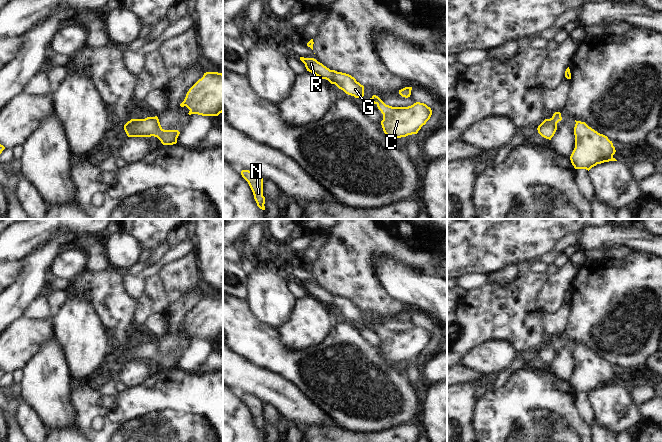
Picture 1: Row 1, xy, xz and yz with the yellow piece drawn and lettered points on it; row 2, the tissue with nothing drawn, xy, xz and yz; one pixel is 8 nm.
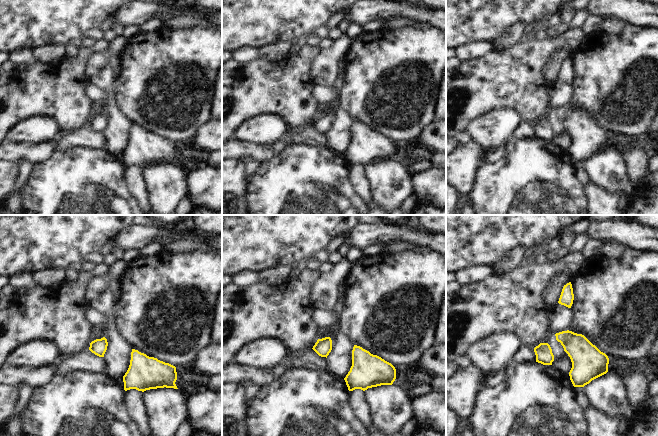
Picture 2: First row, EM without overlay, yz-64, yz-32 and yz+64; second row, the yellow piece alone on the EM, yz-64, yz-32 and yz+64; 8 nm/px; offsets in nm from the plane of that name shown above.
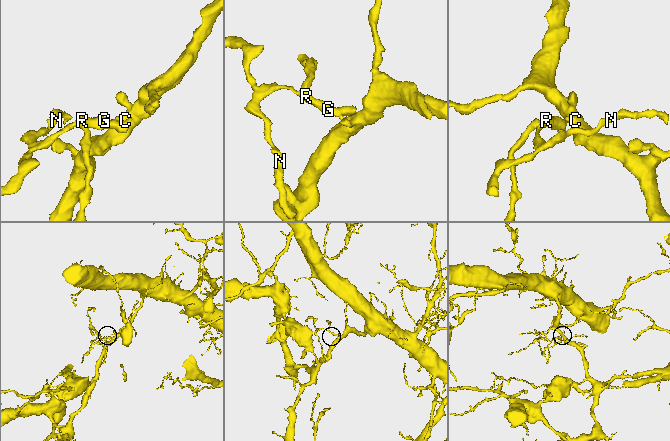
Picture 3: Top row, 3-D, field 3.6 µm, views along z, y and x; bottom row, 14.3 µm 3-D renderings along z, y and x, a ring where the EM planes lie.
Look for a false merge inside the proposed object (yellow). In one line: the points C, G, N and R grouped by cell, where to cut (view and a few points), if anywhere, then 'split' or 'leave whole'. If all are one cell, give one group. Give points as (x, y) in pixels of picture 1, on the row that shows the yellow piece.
groups C G N R; cut none; leave whole

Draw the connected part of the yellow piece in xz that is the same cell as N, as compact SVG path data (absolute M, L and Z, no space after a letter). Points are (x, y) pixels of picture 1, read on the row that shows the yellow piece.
M242 170L241 175L248 182L253 192L257 206L260 209L265 210L265 197L263 196L263 178L258 173L249 170Z

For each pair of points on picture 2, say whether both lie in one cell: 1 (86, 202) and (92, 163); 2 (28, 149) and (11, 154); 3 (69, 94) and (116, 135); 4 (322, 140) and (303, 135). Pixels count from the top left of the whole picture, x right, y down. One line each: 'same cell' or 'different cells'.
1: same cell
2: same cell
3: different cells
4: same cell

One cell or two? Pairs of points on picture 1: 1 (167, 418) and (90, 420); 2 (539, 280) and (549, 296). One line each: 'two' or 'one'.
1: one
2: two

